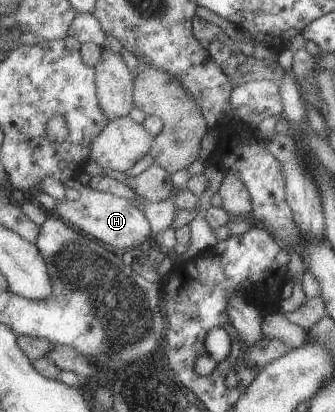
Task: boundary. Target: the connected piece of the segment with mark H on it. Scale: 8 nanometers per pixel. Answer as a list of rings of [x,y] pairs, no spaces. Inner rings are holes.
[[[88,185],[78,186],[78,190],[81,196],[76,201],[67,199],[56,202],[57,206],[53,213],[67,222],[67,226],[81,231],[89,240],[101,241],[109,252],[119,257],[129,249],[141,246],[150,238],[153,230],[149,218],[145,216],[145,212],[133,206],[129,199],[91,189]]]

